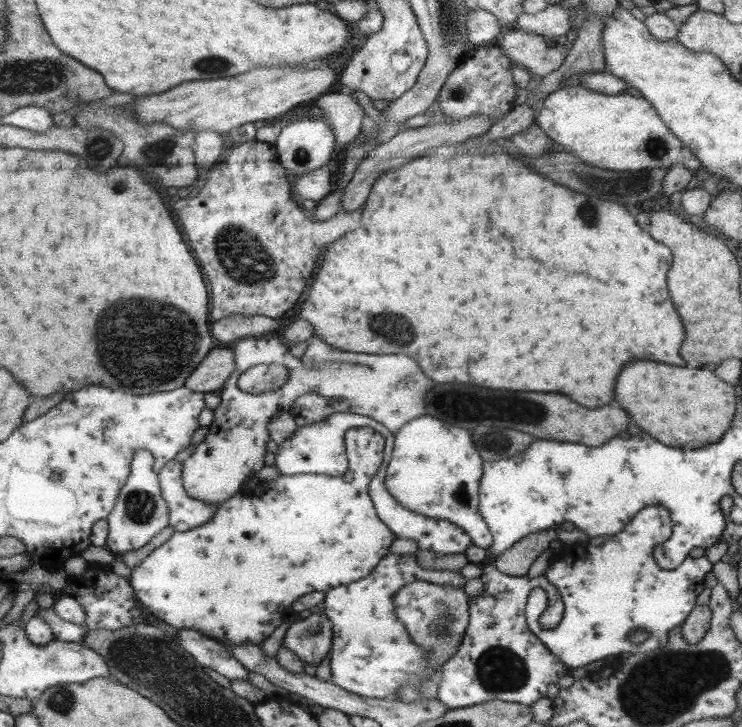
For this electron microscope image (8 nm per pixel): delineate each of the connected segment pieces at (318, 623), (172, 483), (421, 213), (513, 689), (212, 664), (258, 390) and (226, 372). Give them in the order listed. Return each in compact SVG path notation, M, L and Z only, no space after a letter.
M324 614L298 618L287 629L283 646L304 662L318 666L330 652L333 643L332 623Z
M169 460L166 466L157 473L162 496L168 503L169 526L176 532L184 532L191 528L202 526L208 522L218 508L217 504L203 504L187 495L183 487L182 465L180 462Z
M496 141L486 143L486 146L482 148L474 148L474 150L466 150L462 146L439 146L438 148L431 149L432 152L428 156L422 156L422 158L416 158L412 162L408 162L406 166L400 166L400 168L391 168L386 171L377 181L372 185L372 192L366 199L366 204L362 208L362 222L360 222L360 230L352 230L350 234L348 232L334 241L327 251L323 254L322 259L319 261L316 270L316 278L312 287L308 290L308 298L302 305L300 310L301 320L308 322L313 326L312 332L314 336L328 343L333 349L338 349L346 352L355 352L362 354L406 354L410 358L414 358L422 372L438 382L438 384L444 384L444 382L460 382L462 376L468 378L468 382L472 386L480 386L480 388L502 388L502 390L522 390L522 392L558 392L558 394L564 394L586 406L586 408L598 408L598 406L606 406L614 400L614 384L616 384L616 376L620 374L620 370L624 368L624 364L630 362L630 358L634 356L634 360L642 360L642 358L648 358L648 360L658 360L658 362L666 362L666 364L676 364L676 366L686 366L686 362L680 358L678 350L680 350L680 344L684 340L684 328L682 328L682 322L680 322L680 316L676 314L672 302L670 302L670 294L668 294L668 288L666 288L666 272L670 268L673 261L672 251L661 242L655 241L647 232L645 232L636 222L635 217L621 204L614 204L614 202L604 202L604 200L598 200L598 198L590 198L586 194L578 194L578 192L572 192L560 184L554 184L538 174L534 174L530 168L526 168L520 160L514 160L512 156L508 156L504 150L496 148L494 146Z
M492 561L482 563L483 593L477 597L469 597L470 618L459 649L442 666L438 678L433 684L433 695L438 697L449 709L463 706L474 706L486 701L517 702L531 706L539 698L546 695L550 684L556 684L572 668L566 666L555 657L546 645L528 628L525 619L525 607L528 594L533 588L543 588L550 600L560 600L559 590L545 576L528 578L503 574L494 568Z
M179 629L177 637L179 645L198 664L212 668L218 674L232 680L248 681L247 668L232 654L230 649L194 629Z
M281 364L254 365L245 370L237 385L250 394L264 394L280 388L288 380L289 370Z
M214 347L190 373L184 387L194 392L217 393L234 372L234 369L233 351L227 348Z

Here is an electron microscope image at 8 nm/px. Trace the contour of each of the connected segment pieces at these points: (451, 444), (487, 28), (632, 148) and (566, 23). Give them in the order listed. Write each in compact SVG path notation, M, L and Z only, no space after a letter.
M422 416L406 422L396 432L391 459L387 466L385 487L404 508L428 518L449 519L452 524L466 532L473 546L488 550L492 547L492 533L479 511L479 482L484 462L472 442L471 432L458 426L444 424L434 416Z
M482 9L469 12L466 28L467 39L471 48L477 48L484 46L486 42L492 42L503 30L494 14Z
M582 86L558 89L555 92L552 92L552 94L546 96L545 101L542 104L542 109L538 112L538 117L535 119L535 125L542 129L546 133L546 136L549 136L558 144L562 144L566 150L570 150L570 154L574 154L574 156L582 158L586 164L590 164L590 166L598 166L598 168L640 173L642 170L652 170L653 168L660 168L661 166L669 168L669 166L674 166L674 164L682 159L681 154L683 145L681 140L678 140L678 138L670 132L670 129L668 129L660 119L660 115L657 113L657 110L644 97L630 96L630 94L601 94L600 92L589 90Z
M549 4L544 10L529 14L523 12L512 28L542 35L550 41L562 40L571 29L568 11L558 4Z

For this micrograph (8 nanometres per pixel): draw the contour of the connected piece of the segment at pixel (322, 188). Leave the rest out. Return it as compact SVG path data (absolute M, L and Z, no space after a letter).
M327 163L322 168L298 174L298 177L294 177L294 188L303 200L320 203L334 192L334 184L330 182L330 178L332 178L332 174L330 174Z

